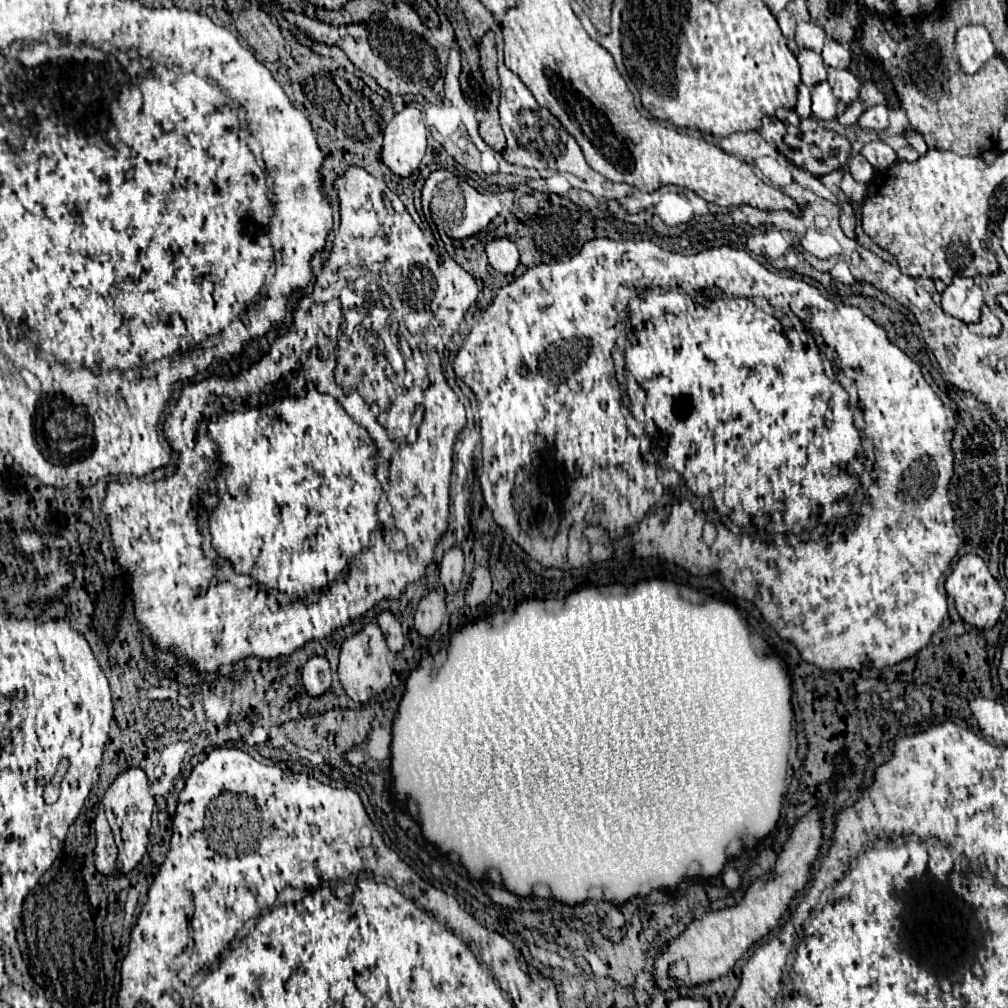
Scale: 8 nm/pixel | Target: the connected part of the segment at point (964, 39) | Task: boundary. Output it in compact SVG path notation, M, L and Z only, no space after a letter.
M966 25L966 27L960 27L956 33L956 53L960 59L962 71L968 75L974 75L990 57L996 55L996 47L986 27Z

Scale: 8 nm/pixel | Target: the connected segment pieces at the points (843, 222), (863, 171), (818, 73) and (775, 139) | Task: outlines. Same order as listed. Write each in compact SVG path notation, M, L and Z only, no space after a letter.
M842 203L842 209L840 209L840 227L846 233L846 237L856 239L856 233L854 233L856 221L854 221L854 211L852 211L850 203Z
M858 153L858 155L854 155L854 157L850 159L850 173L852 173L852 177L854 177L856 181L868 183L868 181L872 179L872 175L874 175L874 167L866 161L866 157L862 157L862 155Z
M802 49L797 55L797 61L800 65L800 73L802 73L802 83L806 87L826 81L826 67L822 63L822 55Z
M764 117L762 127L760 127L760 135L772 145L780 145L784 135L786 135L786 129L776 117Z

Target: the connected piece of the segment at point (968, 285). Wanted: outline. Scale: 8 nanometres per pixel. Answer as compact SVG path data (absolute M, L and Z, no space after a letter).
M954 277L942 293L942 309L946 315L964 323L976 323L980 319L980 307L984 297L980 287L970 277Z

